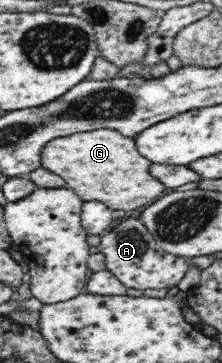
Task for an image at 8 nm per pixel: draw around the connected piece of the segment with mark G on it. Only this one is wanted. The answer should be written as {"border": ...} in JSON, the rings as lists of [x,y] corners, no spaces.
{"border":[[[100,128],[64,138],[54,138],[40,150],[40,166],[57,174],[67,182],[83,202],[100,201],[111,210],[125,210],[132,213],[138,206],[146,206],[156,200],[165,186],[148,174],[149,160],[136,152],[132,137],[126,137],[116,130]]]}

